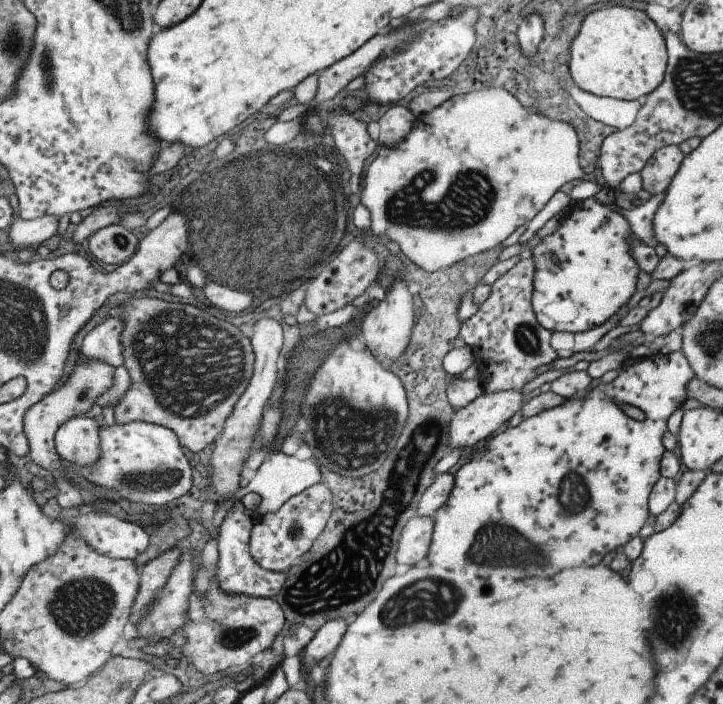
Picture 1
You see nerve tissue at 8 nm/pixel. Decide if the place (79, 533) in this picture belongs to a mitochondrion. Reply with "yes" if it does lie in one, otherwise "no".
no

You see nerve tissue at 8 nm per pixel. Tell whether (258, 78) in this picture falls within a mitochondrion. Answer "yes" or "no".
no

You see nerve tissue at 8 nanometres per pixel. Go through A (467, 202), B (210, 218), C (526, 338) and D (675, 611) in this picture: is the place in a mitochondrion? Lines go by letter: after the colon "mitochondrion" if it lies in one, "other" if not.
A: mitochondrion
B: mitochondrion
C: mitochondrion
D: mitochondrion

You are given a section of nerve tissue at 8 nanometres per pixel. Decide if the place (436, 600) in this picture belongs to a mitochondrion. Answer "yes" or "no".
yes

